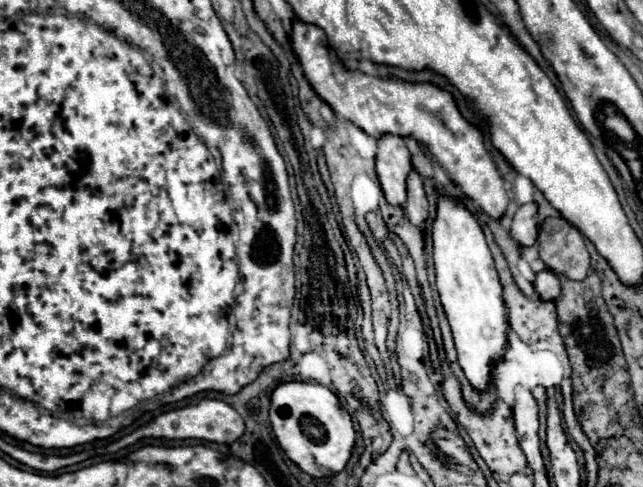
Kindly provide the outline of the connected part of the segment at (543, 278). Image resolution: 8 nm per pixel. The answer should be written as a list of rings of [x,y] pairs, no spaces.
[[[543,270],[537,274],[537,280],[535,280],[535,290],[537,294],[543,298],[543,300],[555,300],[561,292],[561,286],[559,286],[559,278],[553,270]]]

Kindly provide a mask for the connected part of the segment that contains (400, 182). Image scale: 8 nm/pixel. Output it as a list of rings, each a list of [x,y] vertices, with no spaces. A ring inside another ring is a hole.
[[[383,134],[377,150],[377,174],[389,204],[403,206],[407,200],[407,174],[411,172],[411,154],[401,136]]]

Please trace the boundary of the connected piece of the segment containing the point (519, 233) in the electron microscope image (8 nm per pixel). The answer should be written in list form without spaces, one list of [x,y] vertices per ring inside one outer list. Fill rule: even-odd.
[[[529,202],[523,204],[511,224],[511,236],[521,244],[521,246],[533,246],[537,240],[537,204]]]

